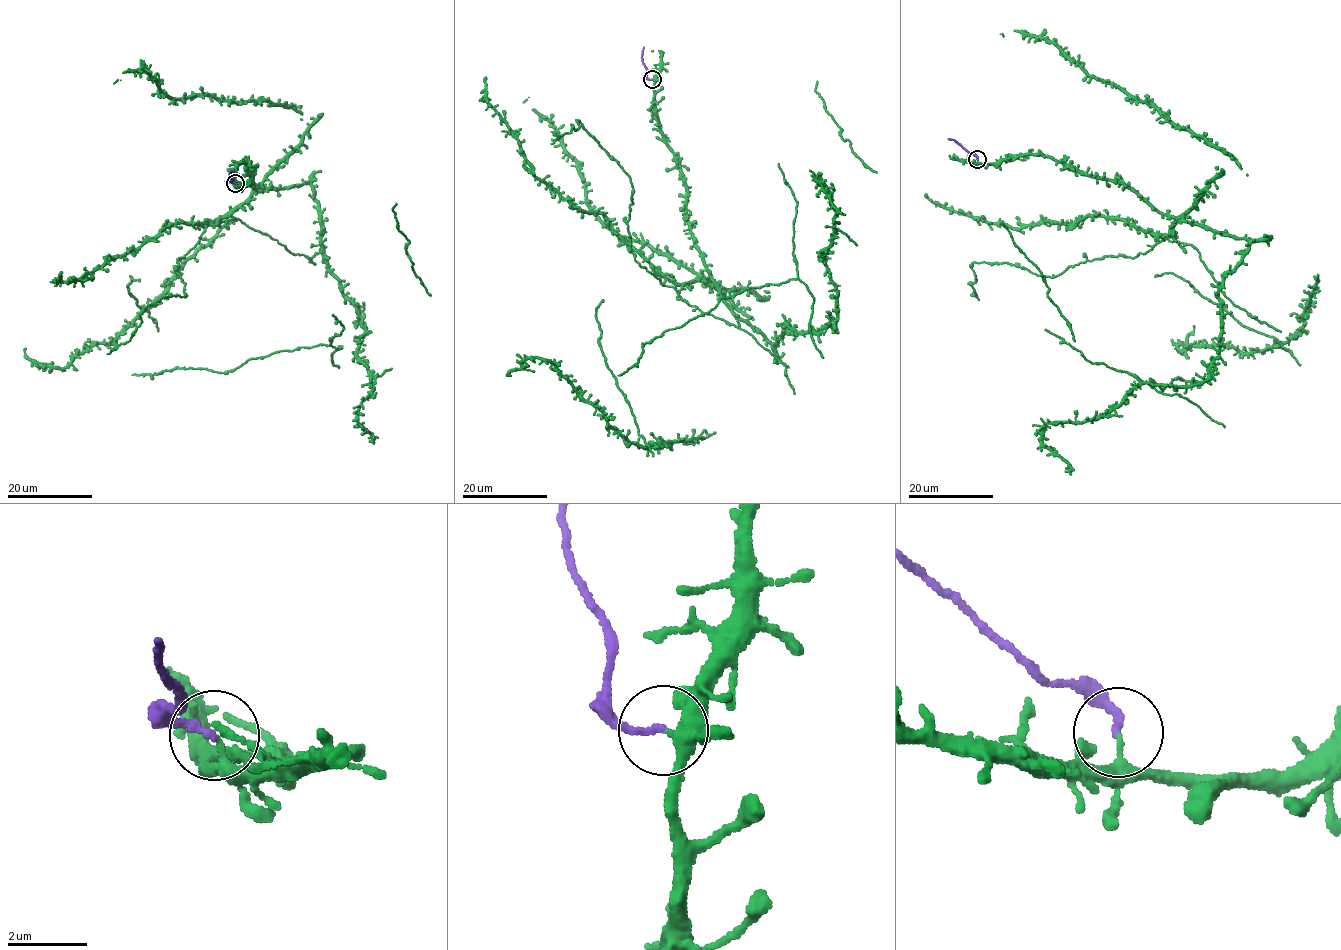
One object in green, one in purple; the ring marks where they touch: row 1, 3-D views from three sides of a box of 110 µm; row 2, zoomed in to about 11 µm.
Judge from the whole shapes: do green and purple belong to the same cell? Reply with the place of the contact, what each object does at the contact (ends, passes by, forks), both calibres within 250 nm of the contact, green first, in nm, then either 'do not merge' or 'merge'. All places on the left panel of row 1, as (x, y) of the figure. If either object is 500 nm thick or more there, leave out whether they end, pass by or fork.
(235, 183) | green ends | purple ends | 190/160 nm | do not merge

